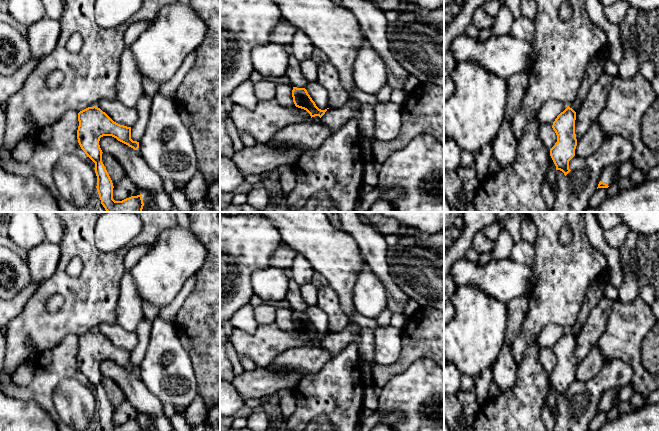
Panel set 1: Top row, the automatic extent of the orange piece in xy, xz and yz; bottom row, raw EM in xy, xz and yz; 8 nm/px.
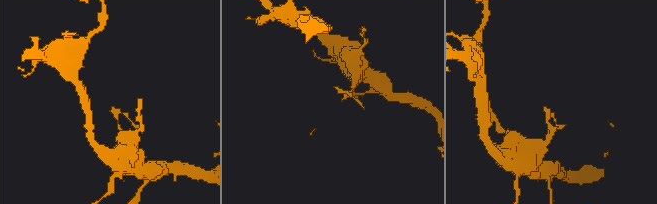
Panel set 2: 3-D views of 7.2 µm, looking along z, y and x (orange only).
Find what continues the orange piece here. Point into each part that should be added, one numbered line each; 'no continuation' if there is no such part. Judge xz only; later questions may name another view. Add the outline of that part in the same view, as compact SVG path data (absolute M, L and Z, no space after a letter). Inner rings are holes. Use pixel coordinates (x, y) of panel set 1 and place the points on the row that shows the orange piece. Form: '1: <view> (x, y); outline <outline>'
no continuation

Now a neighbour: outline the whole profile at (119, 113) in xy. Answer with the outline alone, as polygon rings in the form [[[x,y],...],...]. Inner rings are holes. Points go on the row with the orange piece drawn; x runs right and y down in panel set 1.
[[[102,100],[97,103],[96,107],[105,112],[114,122],[127,127],[132,127],[139,117],[135,108],[128,108],[118,100]]]

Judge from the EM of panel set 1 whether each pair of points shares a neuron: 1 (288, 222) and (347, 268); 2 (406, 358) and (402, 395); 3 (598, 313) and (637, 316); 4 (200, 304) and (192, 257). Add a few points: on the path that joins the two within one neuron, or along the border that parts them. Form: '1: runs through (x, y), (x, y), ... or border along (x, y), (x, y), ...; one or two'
1: runs through (303, 226), (332, 253); one
2: border along (426, 358), (420, 358), (412, 362), (386, 383); two
3: border along (614, 300), (606, 327), (600, 335); two
4: border along (207, 253), (204, 263), (195, 274); two

